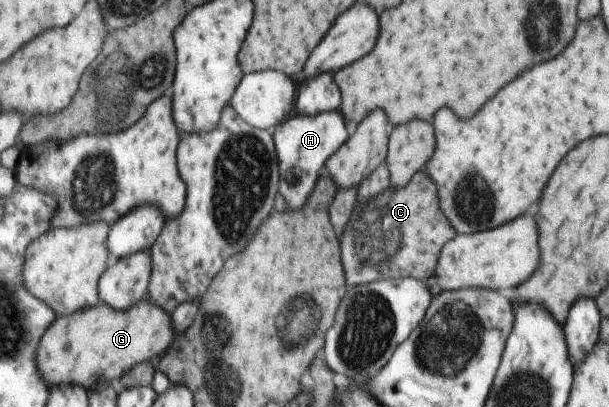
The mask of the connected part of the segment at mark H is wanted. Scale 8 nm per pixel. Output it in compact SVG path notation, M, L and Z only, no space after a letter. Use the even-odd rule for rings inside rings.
M339 110L321 111L317 115L295 115L287 119L273 131L276 142L277 163L280 164L281 197L287 203L287 209L297 211L307 203L309 195L315 189L317 173L329 155L333 155L339 145L347 141L345 119Z

